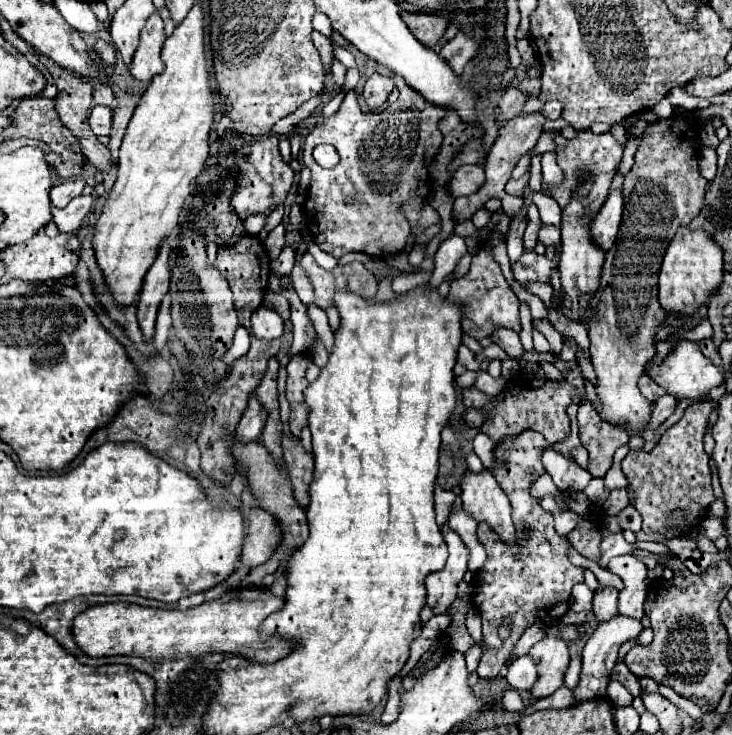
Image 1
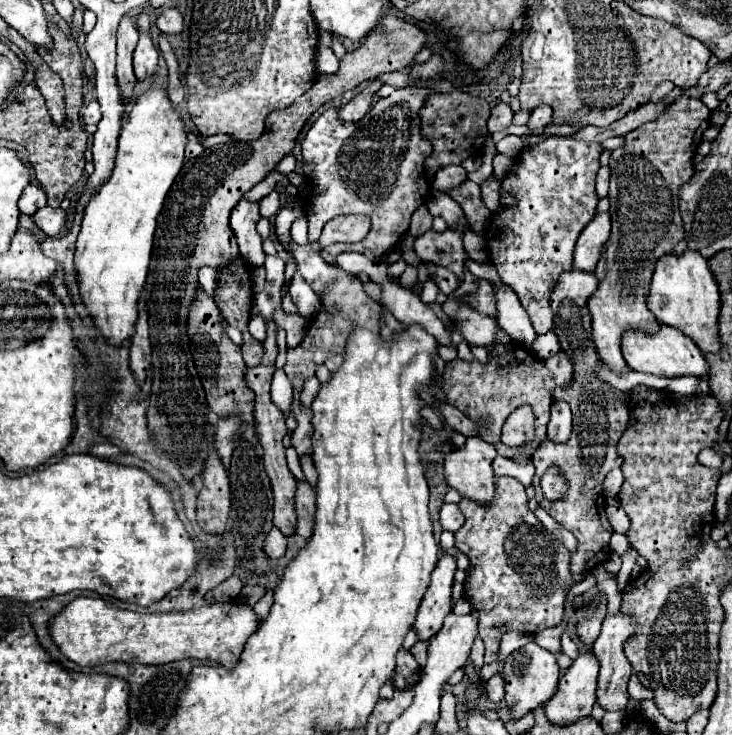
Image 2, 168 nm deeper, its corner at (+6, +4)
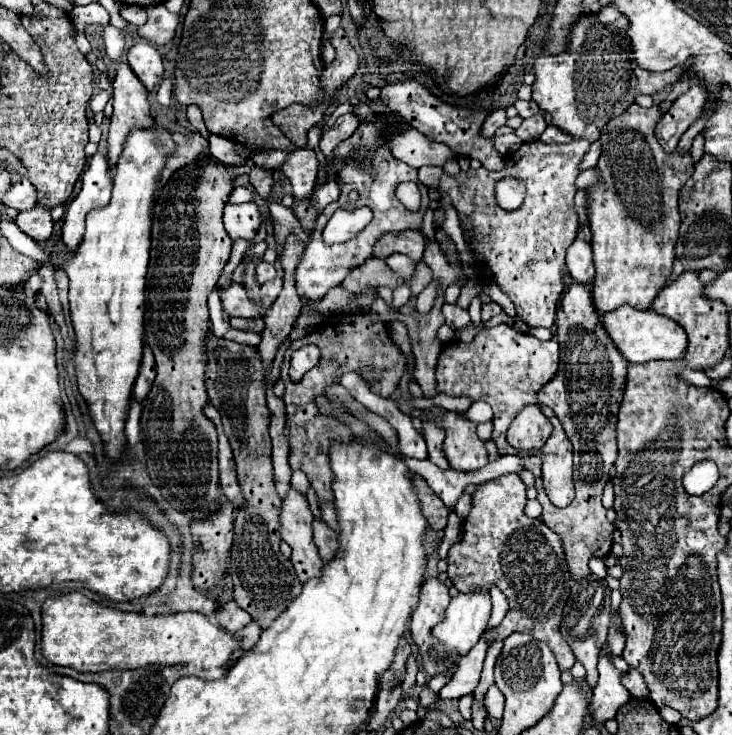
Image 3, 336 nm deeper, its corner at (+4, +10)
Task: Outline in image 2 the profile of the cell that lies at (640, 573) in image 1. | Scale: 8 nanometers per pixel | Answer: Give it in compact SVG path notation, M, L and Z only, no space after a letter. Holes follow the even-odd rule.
M615 614L615 616L607 616L603 620L603 628L599 638L595 640L593 652L599 660L599 680L597 680L597 704L603 710L625 710L627 702L629 702L629 694L627 694L627 682L629 676L633 674L629 660L623 654L623 642L633 636L633 618L625 616L625 614Z

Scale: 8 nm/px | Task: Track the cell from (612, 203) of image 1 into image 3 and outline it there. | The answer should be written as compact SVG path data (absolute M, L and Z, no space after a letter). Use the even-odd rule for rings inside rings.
M577 238L569 248L567 248L567 268L573 276L573 280L579 280L583 284L589 284L595 276L595 266L591 260L591 244L585 242L583 238Z

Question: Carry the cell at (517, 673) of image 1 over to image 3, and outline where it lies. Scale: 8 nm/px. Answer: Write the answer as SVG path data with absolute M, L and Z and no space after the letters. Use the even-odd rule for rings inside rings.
M493 684L489 688L489 692L485 694L485 706L487 706L487 712L495 718L501 718L503 716L503 704L505 704L505 696L499 692L499 688Z

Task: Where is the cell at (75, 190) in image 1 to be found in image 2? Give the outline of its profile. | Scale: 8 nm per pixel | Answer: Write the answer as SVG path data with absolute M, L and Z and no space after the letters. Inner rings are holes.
M29 184L25 190L23 190L23 194L21 194L21 198L19 198L19 210L21 210L21 214L33 214L33 212L37 212L39 208L43 208L43 206L47 206L47 198L45 198L45 192L37 186L37 184Z

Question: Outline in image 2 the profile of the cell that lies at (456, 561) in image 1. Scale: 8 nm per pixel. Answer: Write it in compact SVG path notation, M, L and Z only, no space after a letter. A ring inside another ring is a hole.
M443 554L437 562L437 568L431 574L431 586L423 596L417 620L413 624L413 630L417 632L419 640L429 640L433 634L437 634L443 618L453 610L451 584L455 570L455 558Z

